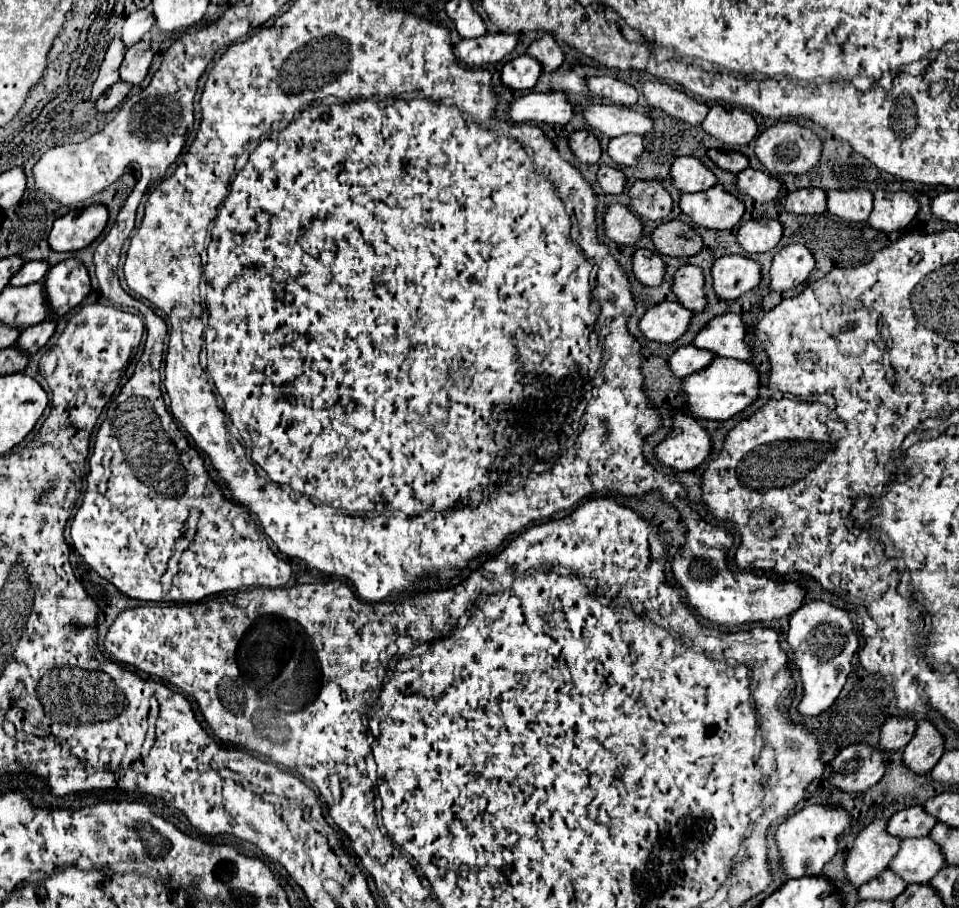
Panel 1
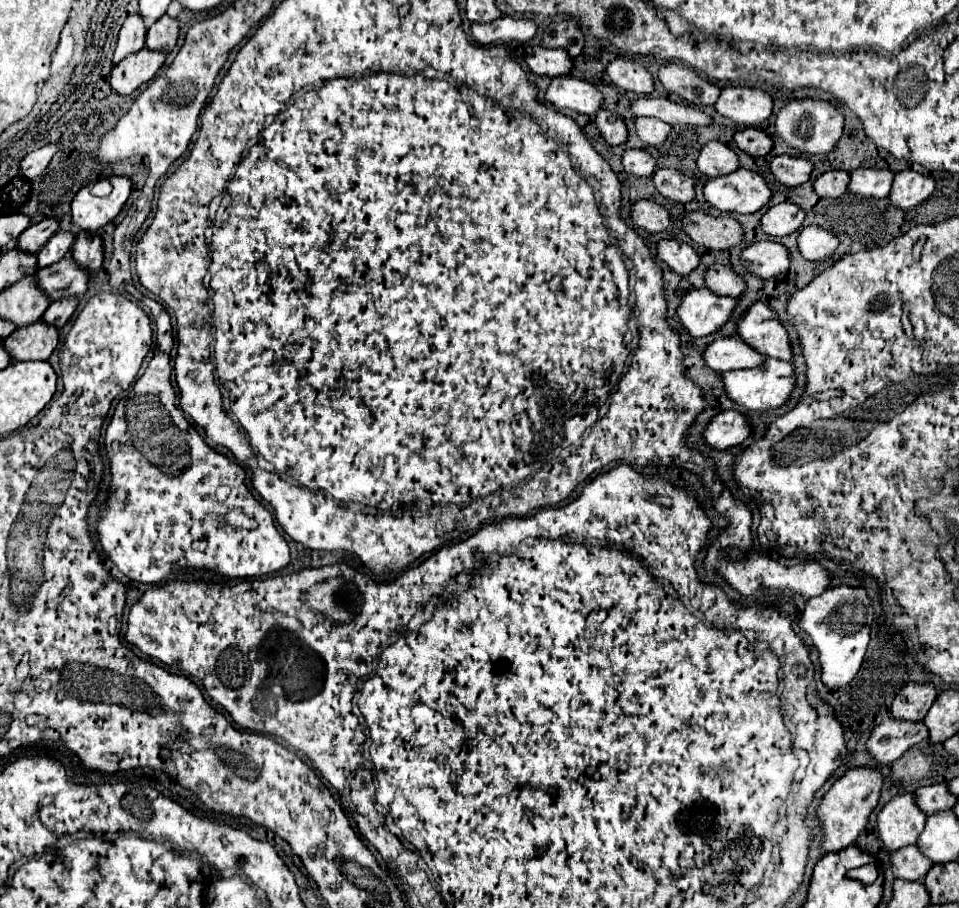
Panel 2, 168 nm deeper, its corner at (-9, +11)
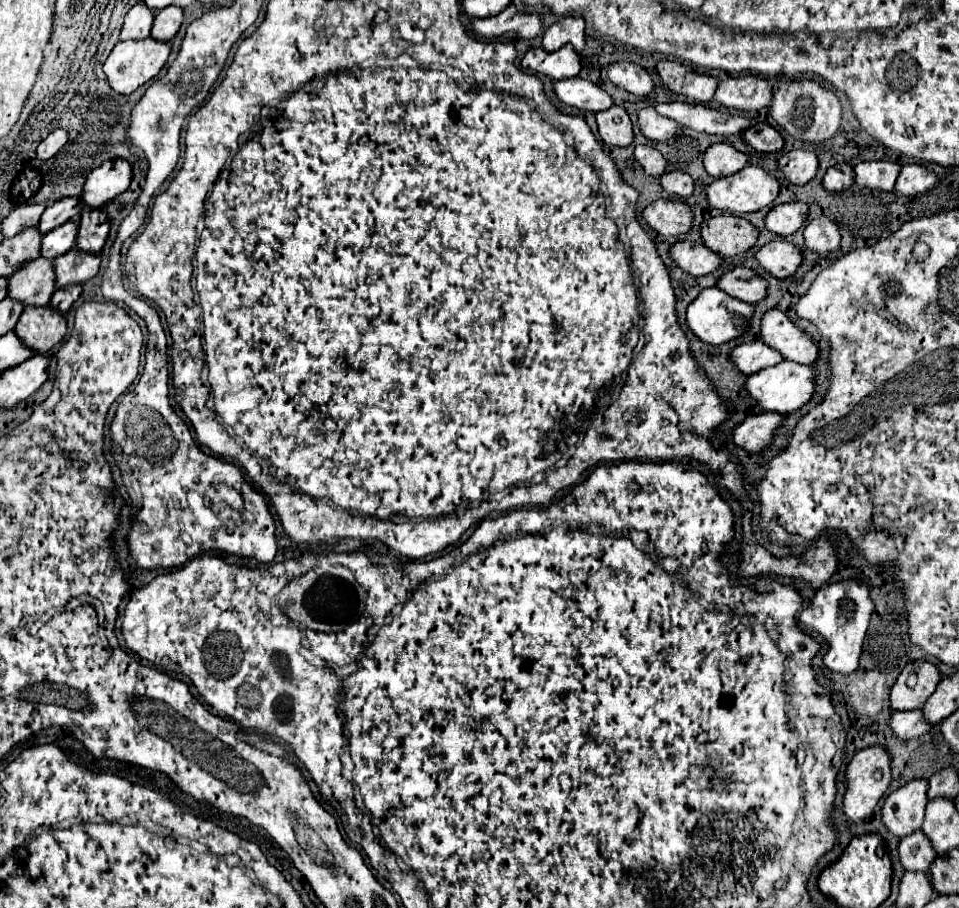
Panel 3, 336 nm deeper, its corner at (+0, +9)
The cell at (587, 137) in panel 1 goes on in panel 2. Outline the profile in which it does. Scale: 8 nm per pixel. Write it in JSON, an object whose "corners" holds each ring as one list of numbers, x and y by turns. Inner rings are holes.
{"corners":[[600,110,596,116,596,128,600,132,600,136,610,144,610,146,618,146,626,142,626,126,622,122,620,116,608,112,608,110]]}

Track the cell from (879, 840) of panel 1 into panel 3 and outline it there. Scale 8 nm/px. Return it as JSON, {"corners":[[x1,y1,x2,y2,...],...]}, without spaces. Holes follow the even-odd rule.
{"corners":[[913,780,891,792,883,806,883,822,897,836,903,838,919,830,923,824,929,780]]}

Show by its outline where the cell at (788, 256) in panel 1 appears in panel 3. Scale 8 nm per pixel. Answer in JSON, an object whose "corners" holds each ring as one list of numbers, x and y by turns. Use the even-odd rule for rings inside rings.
{"corners":[[827,216,813,218,807,224,803,236,805,236,805,248,819,252,819,254,837,250,839,242,841,242,841,232,839,232,837,224]]}

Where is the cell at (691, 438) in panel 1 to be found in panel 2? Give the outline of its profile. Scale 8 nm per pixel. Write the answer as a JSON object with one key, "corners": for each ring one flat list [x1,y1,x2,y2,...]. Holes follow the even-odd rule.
{"corners":[[738,410,718,412,704,428,704,442,712,450,726,450,742,444,750,434,750,422]]}

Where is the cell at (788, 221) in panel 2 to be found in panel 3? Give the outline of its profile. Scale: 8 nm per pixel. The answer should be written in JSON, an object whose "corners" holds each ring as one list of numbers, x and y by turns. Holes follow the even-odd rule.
{"corners":[[789,202,789,204,779,204,773,206,773,210,767,214,767,230,779,234,779,236,789,236,797,232,803,222,807,220,809,206,805,202]]}

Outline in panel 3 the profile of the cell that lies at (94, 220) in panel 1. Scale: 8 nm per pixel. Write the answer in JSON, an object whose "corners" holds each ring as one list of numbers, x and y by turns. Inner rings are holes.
{"corners":[[113,158,109,162,103,162,89,174,81,200,89,208,103,208,109,198,115,198,129,188,131,178,131,164,125,158]]}

